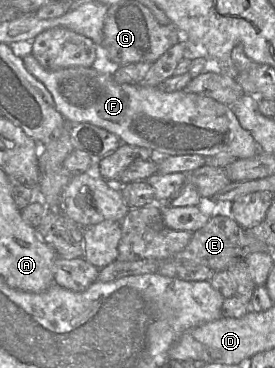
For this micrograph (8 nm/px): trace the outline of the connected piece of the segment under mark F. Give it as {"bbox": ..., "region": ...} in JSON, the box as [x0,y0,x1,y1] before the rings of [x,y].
{"bbox":[22,54,259,160],"region":[[[33,54],[22,57],[28,72],[40,81],[50,92],[57,111],[70,124],[91,123],[115,134],[121,144],[129,144],[152,150],[155,156],[202,155],[204,157],[218,154],[230,154],[236,160],[256,156],[259,145],[251,133],[243,129],[230,108],[210,97],[189,93],[184,90],[166,92],[161,86],[150,87],[140,84],[119,84],[112,74],[103,74],[93,67],[69,67],[55,71],[43,68]]]}

